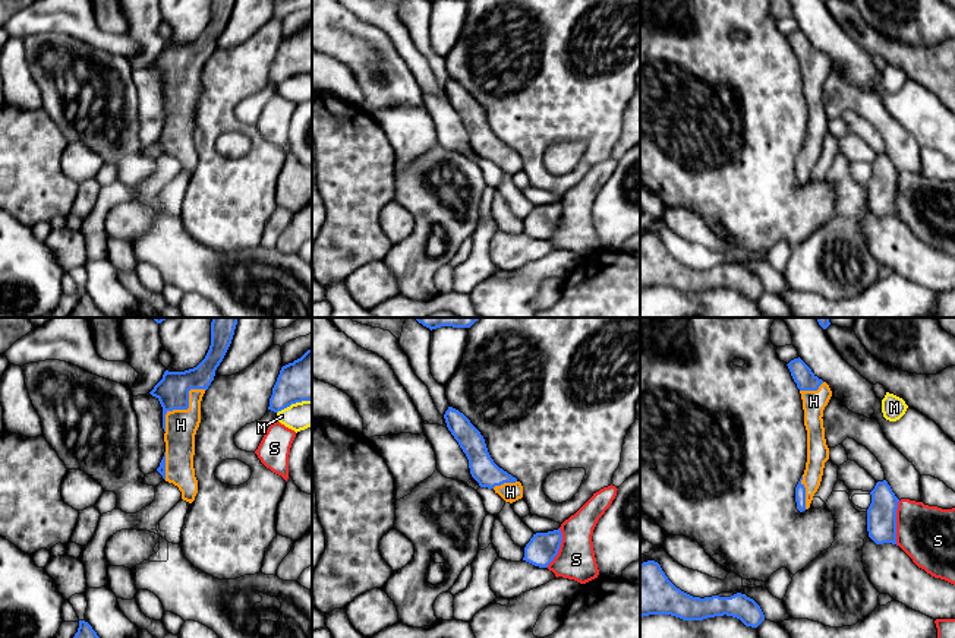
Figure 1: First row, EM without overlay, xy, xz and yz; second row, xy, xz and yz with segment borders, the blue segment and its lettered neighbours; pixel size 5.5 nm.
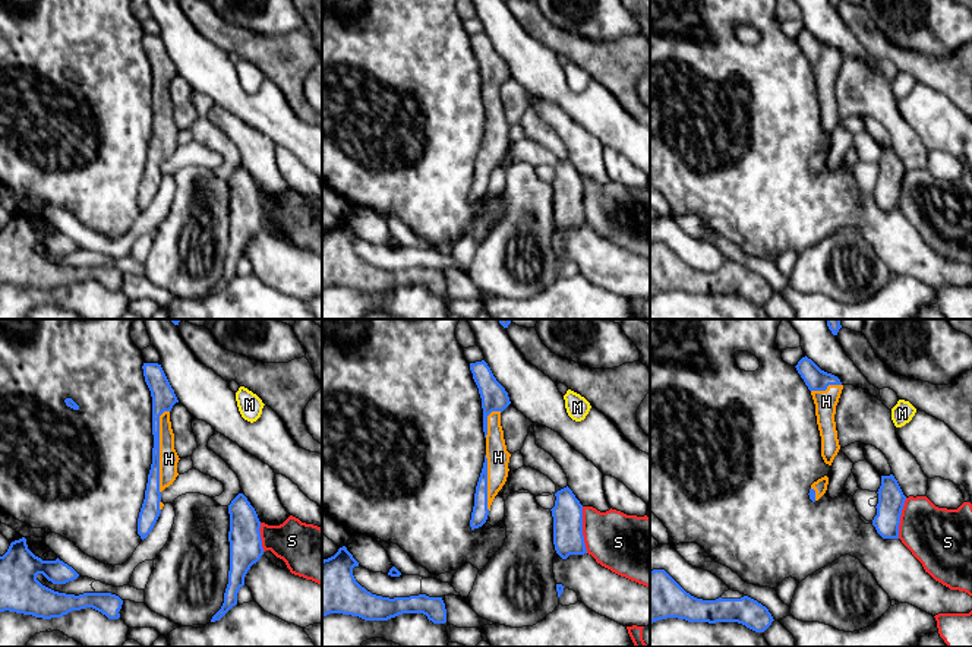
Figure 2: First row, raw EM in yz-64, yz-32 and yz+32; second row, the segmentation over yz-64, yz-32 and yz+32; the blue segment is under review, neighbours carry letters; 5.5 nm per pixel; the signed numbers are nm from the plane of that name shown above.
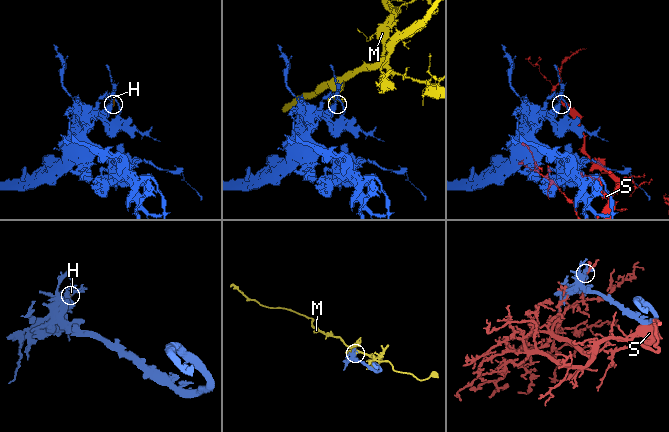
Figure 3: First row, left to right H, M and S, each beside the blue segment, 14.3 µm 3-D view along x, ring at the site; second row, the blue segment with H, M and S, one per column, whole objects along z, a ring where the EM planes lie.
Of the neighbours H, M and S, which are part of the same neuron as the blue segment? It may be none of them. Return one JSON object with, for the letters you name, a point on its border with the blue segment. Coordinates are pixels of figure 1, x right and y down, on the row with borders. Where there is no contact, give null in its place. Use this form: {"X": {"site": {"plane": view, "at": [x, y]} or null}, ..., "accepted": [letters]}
{"H": {"site": {"plane": "xy", "at": [183, 408]}}, "accepted": ["H"]}

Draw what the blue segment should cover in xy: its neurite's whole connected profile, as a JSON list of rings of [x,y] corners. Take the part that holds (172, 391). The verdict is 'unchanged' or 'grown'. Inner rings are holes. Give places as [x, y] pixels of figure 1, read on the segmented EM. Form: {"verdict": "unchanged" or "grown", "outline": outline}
{"verdict": "grown", "outline": [[[212,318],[211,345],[205,359],[185,372],[166,370],[163,379],[149,392],[163,407],[166,452],[157,471],[182,492],[192,503],[198,493],[193,455],[195,435],[201,423],[201,401],[214,380],[237,325],[237,318]]]}

